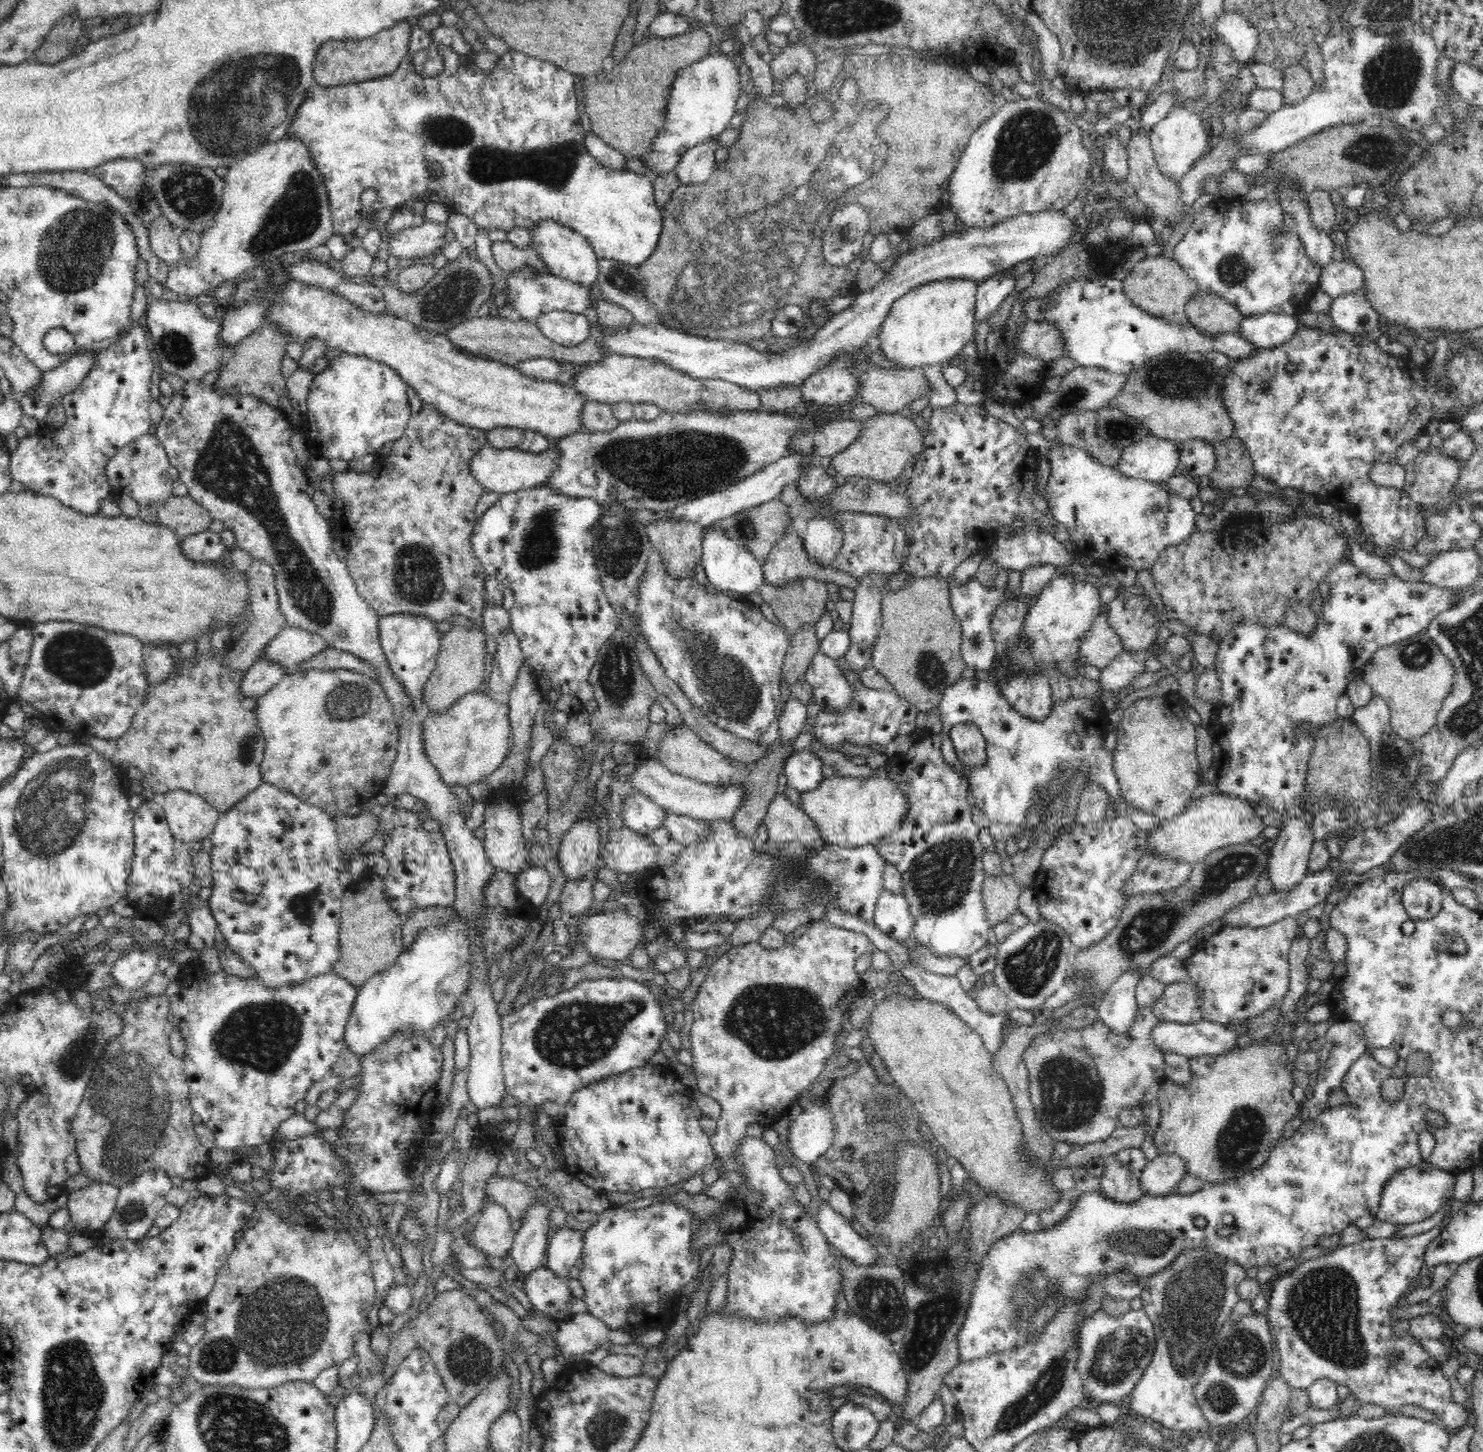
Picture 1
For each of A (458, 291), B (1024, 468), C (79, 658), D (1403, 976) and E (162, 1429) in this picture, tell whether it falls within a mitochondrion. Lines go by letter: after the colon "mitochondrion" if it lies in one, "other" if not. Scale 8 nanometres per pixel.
A: mitochondrion
B: other
C: mitochondrion
D: mitochondrion
E: other

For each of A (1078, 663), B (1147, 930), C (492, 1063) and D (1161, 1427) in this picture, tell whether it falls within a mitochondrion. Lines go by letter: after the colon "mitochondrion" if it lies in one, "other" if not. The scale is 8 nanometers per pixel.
A: other
B: mitochondrion
C: other
D: other

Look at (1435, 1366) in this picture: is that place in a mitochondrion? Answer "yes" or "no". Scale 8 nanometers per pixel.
no

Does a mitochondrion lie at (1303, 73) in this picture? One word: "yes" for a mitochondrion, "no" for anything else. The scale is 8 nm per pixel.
no

